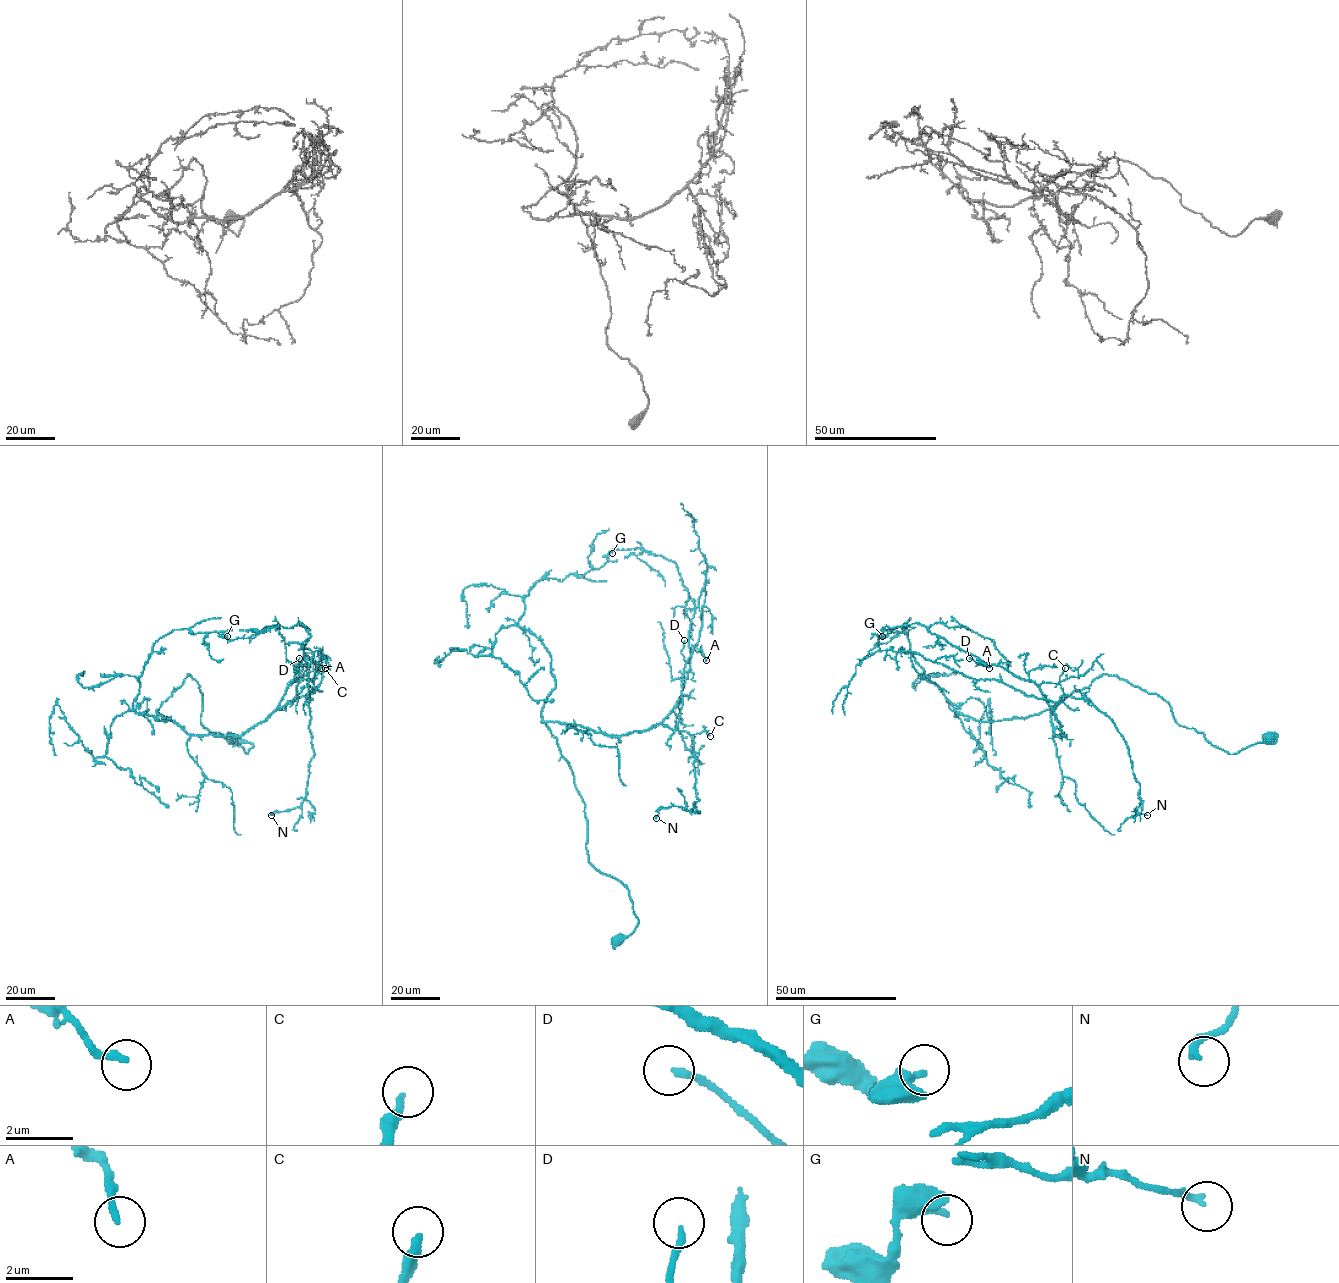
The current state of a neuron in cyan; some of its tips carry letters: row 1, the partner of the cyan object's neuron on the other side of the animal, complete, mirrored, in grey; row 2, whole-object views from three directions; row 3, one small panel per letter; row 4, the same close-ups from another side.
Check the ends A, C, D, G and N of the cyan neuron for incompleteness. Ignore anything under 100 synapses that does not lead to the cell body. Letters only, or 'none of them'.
none of them

